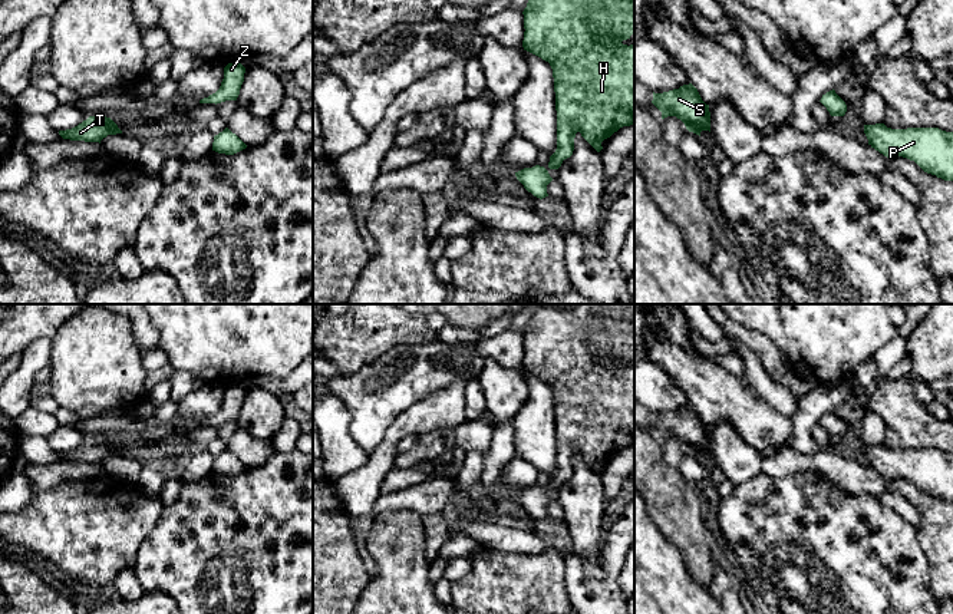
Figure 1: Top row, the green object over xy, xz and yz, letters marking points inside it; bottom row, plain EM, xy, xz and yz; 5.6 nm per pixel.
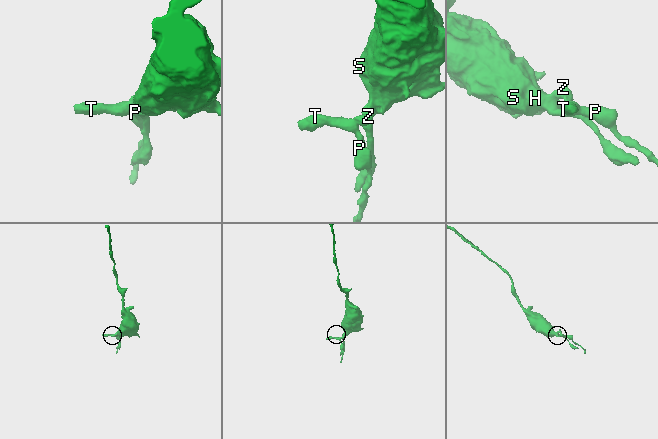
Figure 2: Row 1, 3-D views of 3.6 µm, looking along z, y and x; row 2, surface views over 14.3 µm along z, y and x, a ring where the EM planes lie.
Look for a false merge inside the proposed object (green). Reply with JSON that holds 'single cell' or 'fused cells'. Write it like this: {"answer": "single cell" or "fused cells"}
{"answer": "single cell"}

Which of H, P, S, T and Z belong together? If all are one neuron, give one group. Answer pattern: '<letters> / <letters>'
H P S T Z

